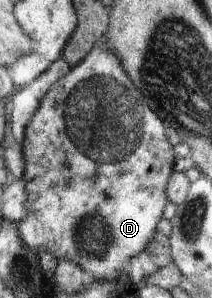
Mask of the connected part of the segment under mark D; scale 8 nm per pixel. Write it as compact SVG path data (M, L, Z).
M102 39L100 45L96 46L78 65L75 65L64 77L55 80L42 97L39 108L36 110L31 124L28 125L25 140L21 145L25 161L25 186L28 199L31 201L31 213L26 219L17 223L22 241L36 252L46 250L56 259L73 261L80 266L89 279L93 280L116 280L121 271L126 270L128 261L137 253L144 251L148 242L156 233L156 228L164 206L168 202L166 188L168 178L172 175L174 161L174 150L172 144L166 137L162 121L156 117L156 113L146 105L142 93L134 87L134 83L128 79L128 74L114 52L111 52Z

